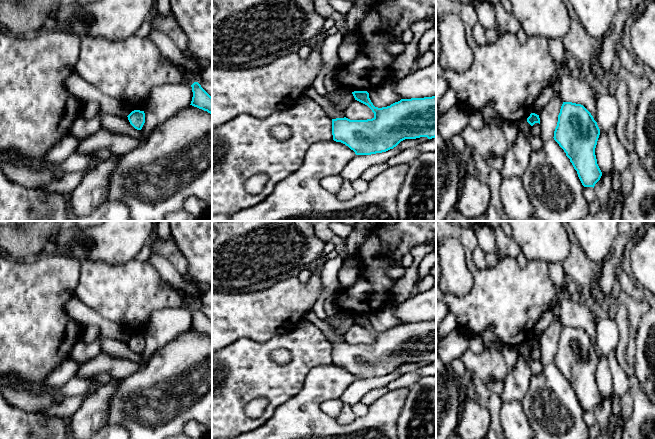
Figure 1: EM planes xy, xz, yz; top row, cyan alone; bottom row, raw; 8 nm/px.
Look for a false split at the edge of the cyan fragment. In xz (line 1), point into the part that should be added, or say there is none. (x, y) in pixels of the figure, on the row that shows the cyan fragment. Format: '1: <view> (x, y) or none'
1: none

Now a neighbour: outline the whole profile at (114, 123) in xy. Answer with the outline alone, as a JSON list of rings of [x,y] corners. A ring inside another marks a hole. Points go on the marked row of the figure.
[[[102,114],[100,129],[108,130],[113,133],[130,135],[133,138],[141,138],[143,134],[135,129],[125,115]]]

